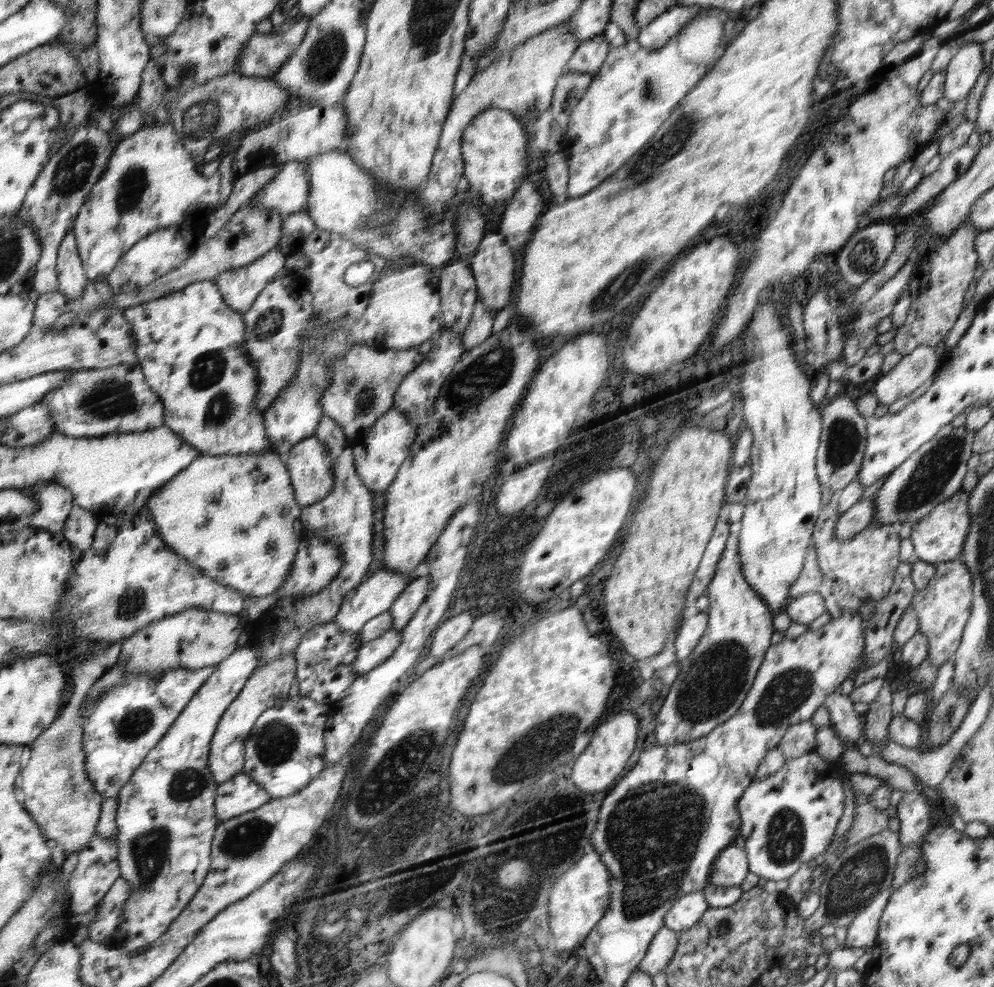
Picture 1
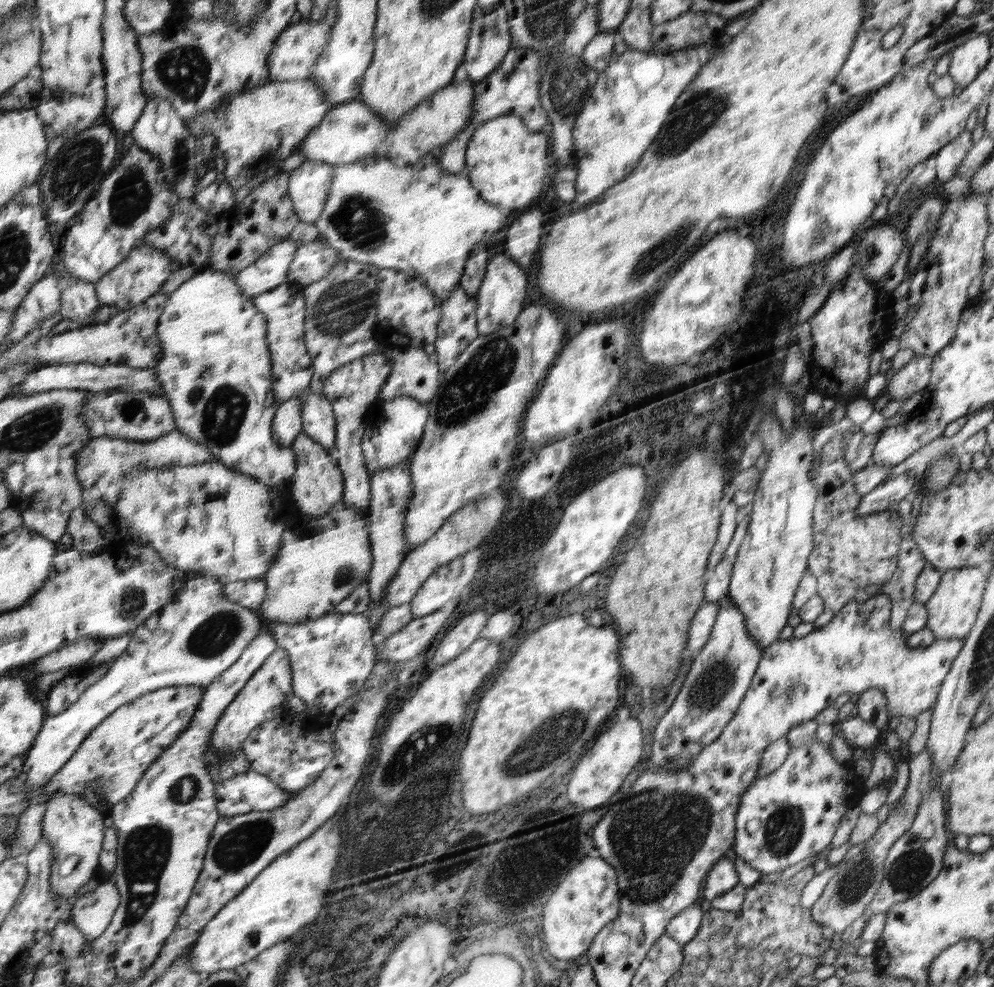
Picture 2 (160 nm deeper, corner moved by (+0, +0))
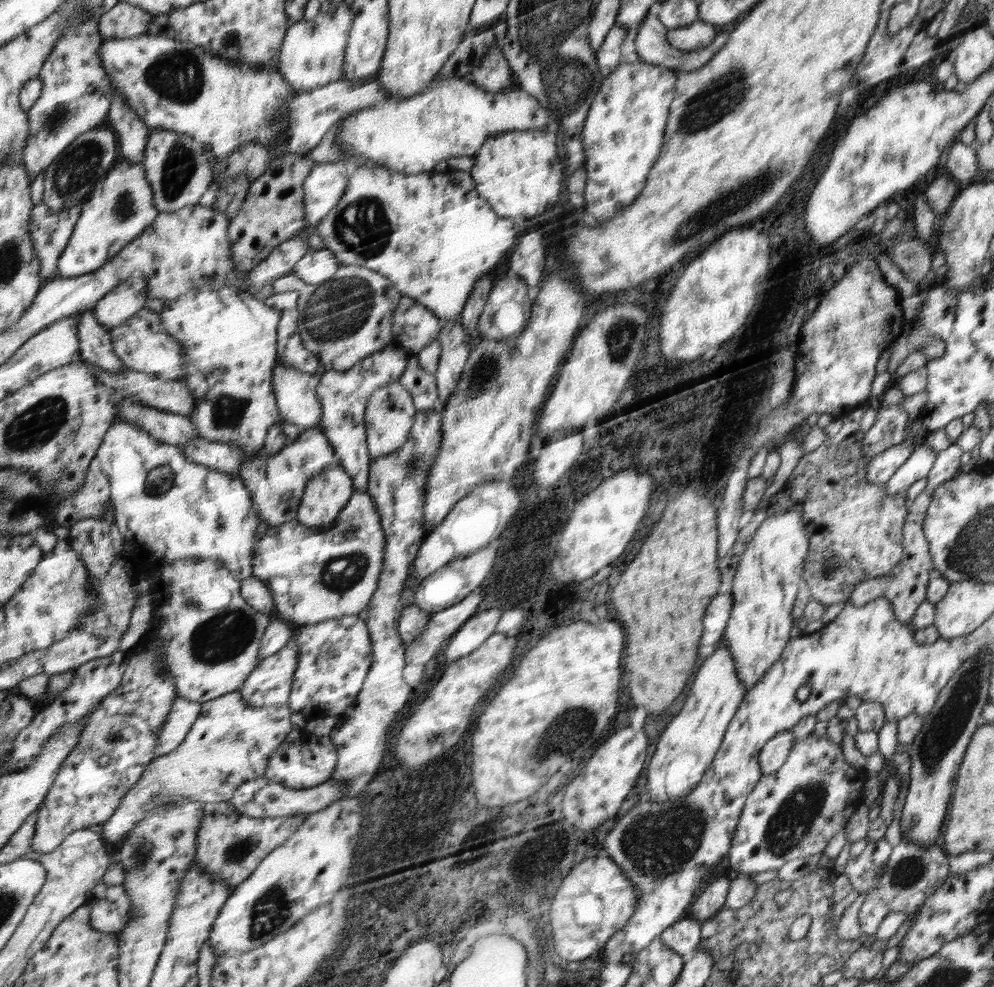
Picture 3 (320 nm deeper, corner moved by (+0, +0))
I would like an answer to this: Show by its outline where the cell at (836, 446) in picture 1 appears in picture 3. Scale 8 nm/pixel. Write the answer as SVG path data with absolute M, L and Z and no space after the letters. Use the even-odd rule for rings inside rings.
M876 403L878 415L876 423L863 437L863 455L870 459L884 452L887 448L894 446L905 439L906 423L910 415L900 408L899 404L894 406L882 406Z

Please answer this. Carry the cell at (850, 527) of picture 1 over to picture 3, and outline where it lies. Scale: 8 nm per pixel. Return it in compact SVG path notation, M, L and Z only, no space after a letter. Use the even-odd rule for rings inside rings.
M918 444L908 460L886 482L887 495L905 494L916 481L928 477L938 453L930 445Z

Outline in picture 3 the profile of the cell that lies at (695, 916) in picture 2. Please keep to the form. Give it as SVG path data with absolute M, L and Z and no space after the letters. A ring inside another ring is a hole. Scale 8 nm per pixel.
M685 917L668 928L660 939L668 949L680 954L686 961L692 959L702 941L701 922Z

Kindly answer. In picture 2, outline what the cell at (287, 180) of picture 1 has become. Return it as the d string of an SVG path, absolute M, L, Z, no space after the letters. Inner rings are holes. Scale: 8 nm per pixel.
M306 161L291 171L288 196L300 221L314 223L319 218L333 184L333 165Z

